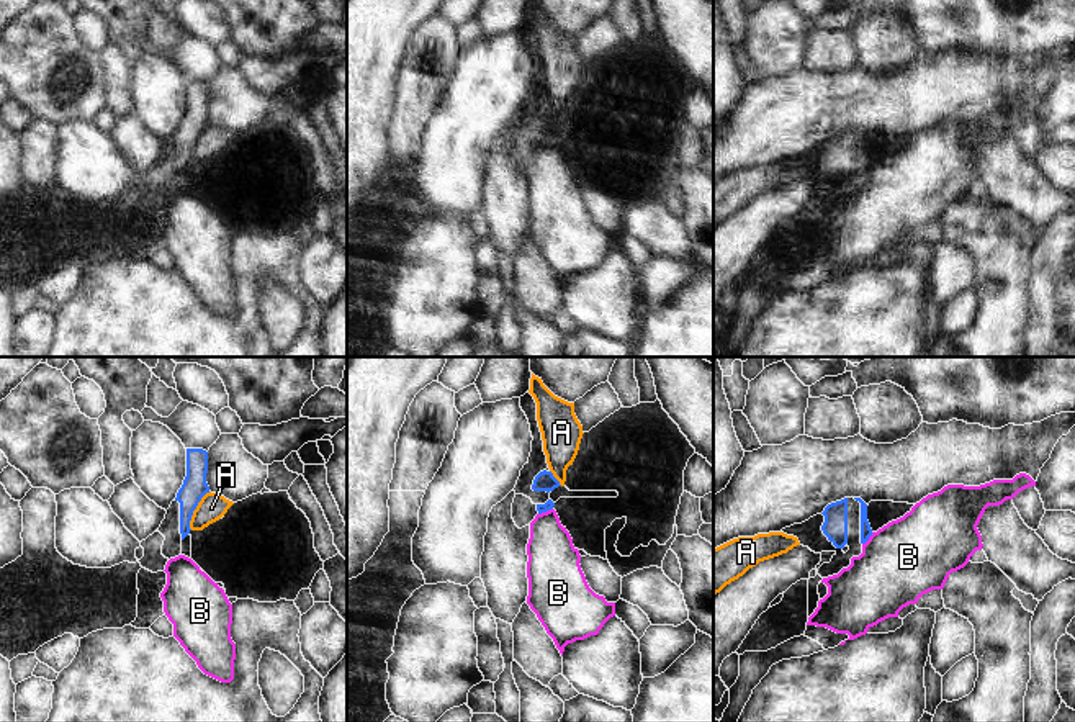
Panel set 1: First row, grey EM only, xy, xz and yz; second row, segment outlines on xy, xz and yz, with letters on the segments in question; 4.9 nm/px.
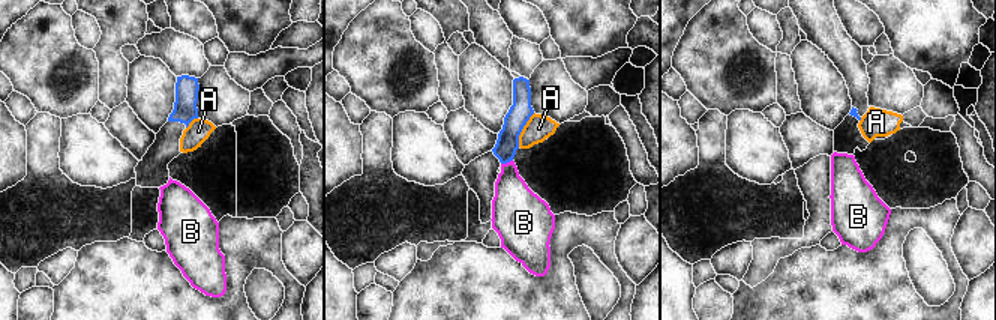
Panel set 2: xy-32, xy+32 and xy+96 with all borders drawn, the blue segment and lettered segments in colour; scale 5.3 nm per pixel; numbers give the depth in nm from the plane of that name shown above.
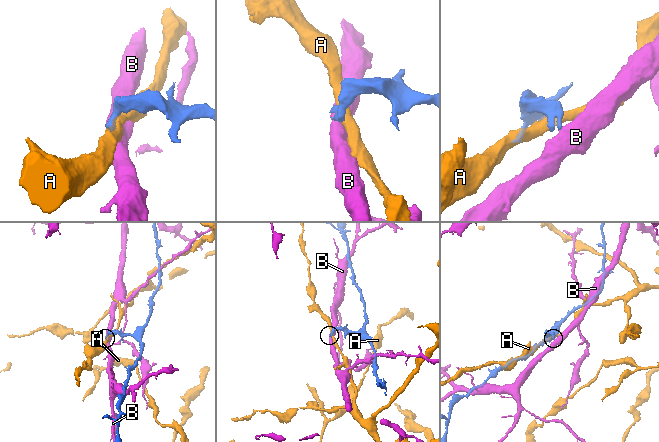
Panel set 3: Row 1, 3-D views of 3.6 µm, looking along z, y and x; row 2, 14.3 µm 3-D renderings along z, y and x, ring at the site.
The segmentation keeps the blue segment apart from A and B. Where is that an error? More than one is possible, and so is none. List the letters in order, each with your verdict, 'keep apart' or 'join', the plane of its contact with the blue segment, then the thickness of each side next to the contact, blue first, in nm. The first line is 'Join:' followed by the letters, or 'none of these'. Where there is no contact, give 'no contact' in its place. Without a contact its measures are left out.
Join: none of these
A: keep apart; meets blue in xy; 120 nm thick on the blue side, 140 nm on the other
B: keep apart; meets blue in yz; 60 nm thick on the blue side, 380 nm on the other

